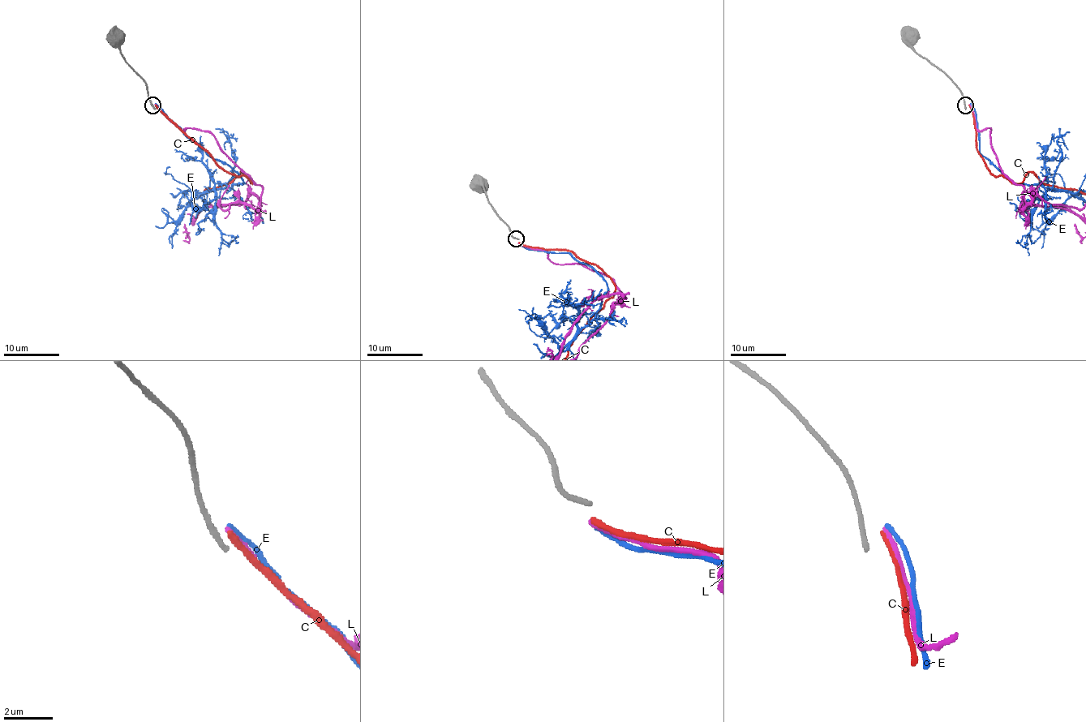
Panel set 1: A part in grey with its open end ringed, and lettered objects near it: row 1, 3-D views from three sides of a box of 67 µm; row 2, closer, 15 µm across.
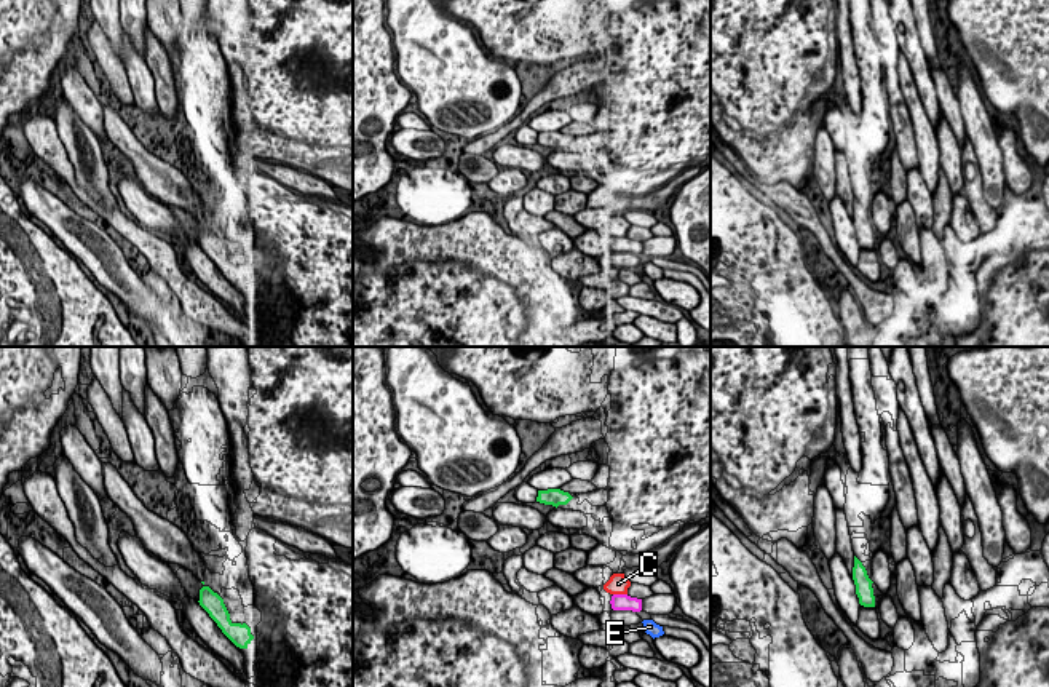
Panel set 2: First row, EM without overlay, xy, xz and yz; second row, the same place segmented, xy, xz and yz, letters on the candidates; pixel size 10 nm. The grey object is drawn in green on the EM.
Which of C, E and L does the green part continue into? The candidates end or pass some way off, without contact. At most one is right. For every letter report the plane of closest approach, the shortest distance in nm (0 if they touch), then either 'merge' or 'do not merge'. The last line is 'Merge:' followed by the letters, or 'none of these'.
C: view xz; gap 850 nm; do not merge
E: view xz; gap 1400 nm; do not merge
L: view xz; gap 1050 nm; merge
Merge: L

